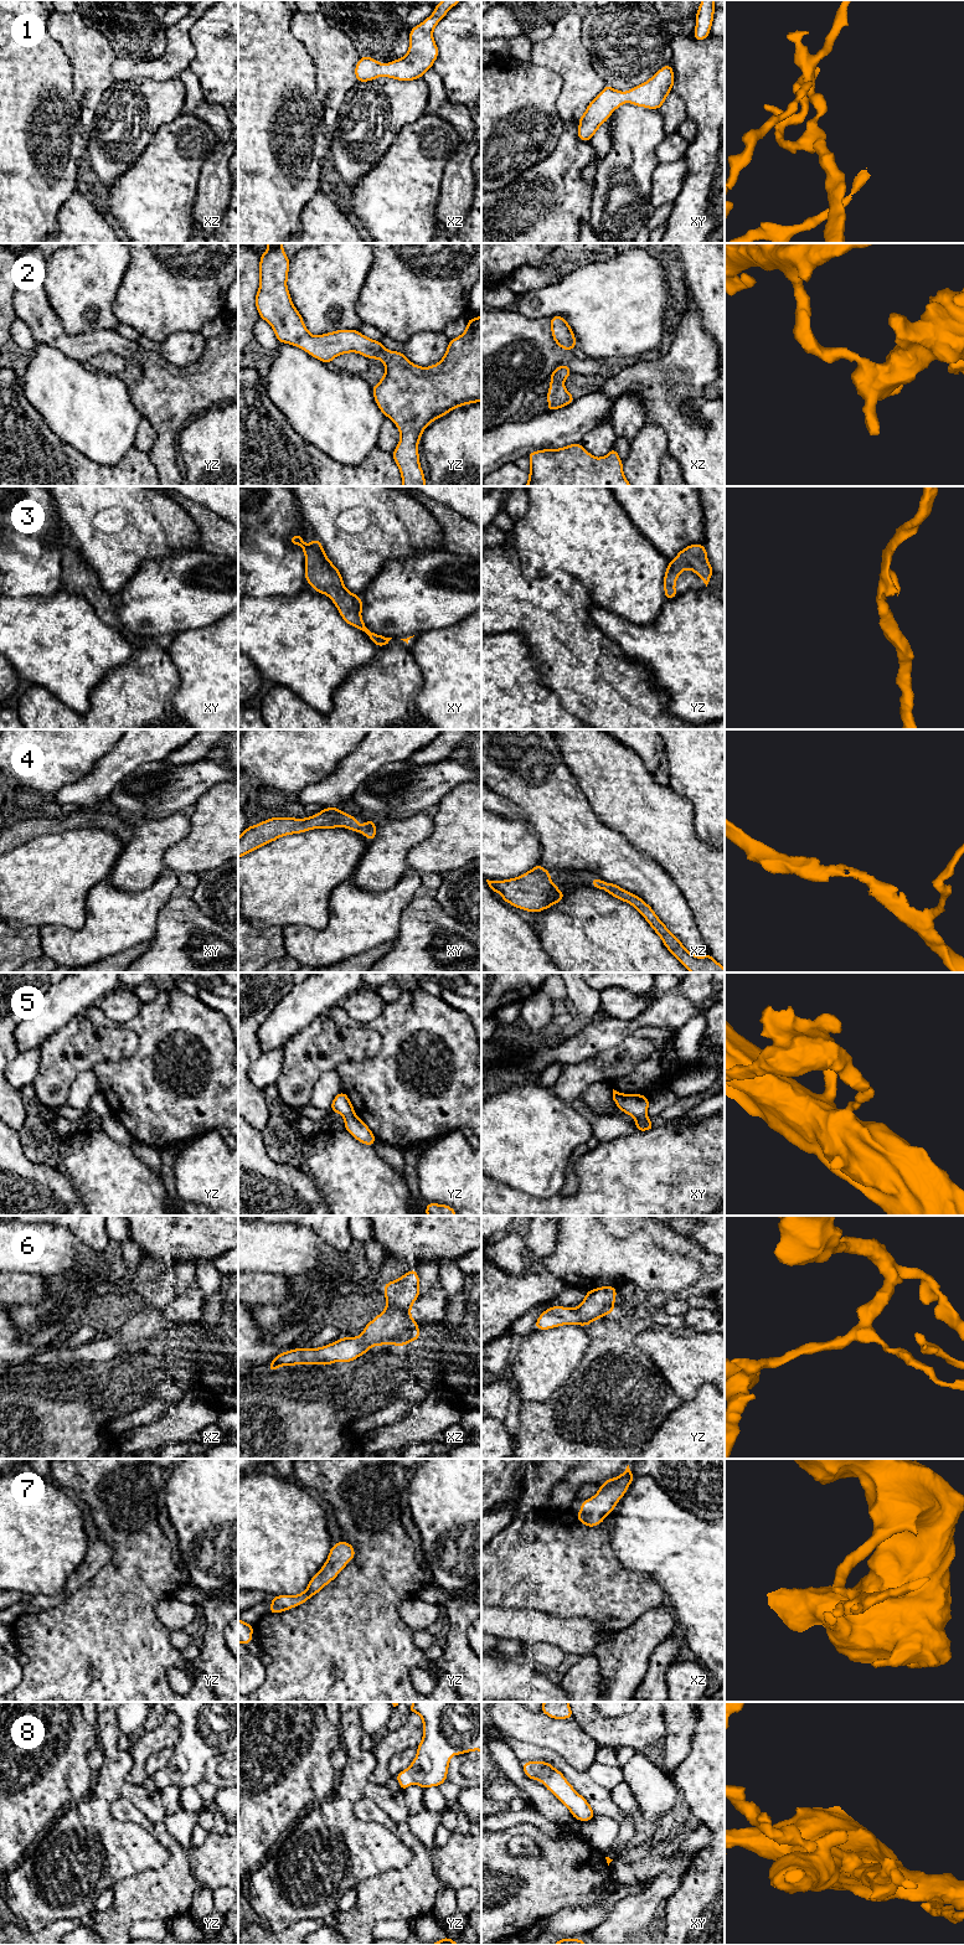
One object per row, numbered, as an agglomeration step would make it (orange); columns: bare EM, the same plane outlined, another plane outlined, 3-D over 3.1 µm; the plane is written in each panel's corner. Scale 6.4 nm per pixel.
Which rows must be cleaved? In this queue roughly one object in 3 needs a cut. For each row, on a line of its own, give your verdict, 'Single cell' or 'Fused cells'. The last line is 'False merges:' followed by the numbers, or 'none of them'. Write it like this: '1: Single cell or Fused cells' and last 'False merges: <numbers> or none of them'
1: Single cell
2: Single cell
3: Single cell
4: Single cell
5: Fused cells
6: Single cell
7: Single cell
8: Single cell
False merges: 5

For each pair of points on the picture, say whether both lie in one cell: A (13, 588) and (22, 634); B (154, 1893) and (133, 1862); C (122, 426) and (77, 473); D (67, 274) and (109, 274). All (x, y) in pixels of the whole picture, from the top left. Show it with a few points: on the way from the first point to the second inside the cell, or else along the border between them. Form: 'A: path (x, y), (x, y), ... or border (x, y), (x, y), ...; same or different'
A: border (44, 596), (13, 597); different
B: border (166, 1860), (158, 1867), (128, 1876), (114, 1886); different
C: border (66, 443), (98, 463), (119, 463); different
D: path (77, 274), (99, 274); same

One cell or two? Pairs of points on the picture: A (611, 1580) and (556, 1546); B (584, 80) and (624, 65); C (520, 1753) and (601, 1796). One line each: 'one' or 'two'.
A: one
B: two
C: one

